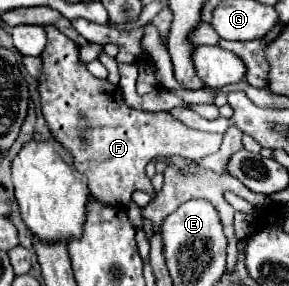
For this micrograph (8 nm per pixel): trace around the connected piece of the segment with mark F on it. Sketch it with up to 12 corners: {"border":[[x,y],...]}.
{"border":[[54,26],[42,114],[90,194],[154,194],[154,156],[200,160],[222,134],[130,108]]}

